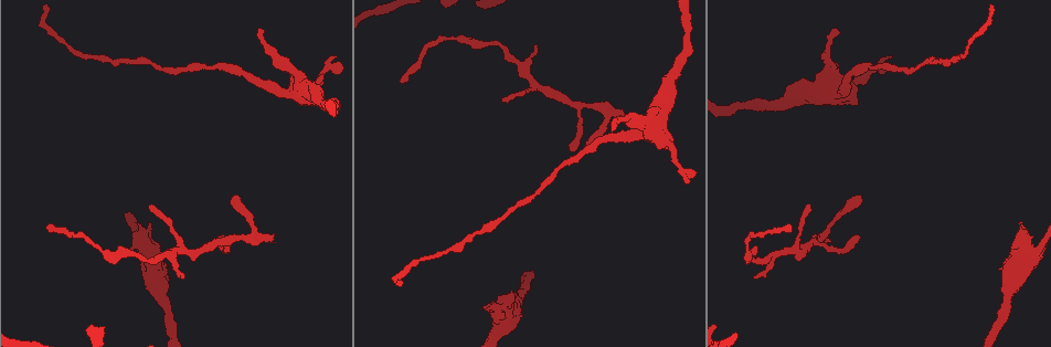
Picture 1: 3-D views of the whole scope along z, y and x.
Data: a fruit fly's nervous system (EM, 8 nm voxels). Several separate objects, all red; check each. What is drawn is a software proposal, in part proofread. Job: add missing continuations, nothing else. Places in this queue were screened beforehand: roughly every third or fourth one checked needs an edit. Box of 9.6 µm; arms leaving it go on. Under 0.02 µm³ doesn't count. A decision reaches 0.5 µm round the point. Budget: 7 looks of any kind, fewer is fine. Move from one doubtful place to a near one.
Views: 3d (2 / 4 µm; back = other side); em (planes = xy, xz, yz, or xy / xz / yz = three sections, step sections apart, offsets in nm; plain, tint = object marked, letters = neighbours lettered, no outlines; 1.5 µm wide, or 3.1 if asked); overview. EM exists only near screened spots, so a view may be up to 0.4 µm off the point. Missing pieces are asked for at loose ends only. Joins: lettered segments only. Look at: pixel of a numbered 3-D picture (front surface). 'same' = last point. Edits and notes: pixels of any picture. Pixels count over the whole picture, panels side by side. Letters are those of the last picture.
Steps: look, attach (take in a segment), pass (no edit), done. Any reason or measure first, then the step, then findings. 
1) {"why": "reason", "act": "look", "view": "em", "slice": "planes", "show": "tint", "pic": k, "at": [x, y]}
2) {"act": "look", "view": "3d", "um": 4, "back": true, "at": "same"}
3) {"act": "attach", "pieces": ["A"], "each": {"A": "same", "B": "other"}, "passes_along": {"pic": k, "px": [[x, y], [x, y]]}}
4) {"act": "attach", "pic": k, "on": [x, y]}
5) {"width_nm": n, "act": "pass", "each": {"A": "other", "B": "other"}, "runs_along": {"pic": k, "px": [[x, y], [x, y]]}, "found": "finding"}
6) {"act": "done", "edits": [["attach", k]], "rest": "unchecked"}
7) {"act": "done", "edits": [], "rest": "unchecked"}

{"why": "tapers out", "act": "look", "view": "em", "slice": "planes", "show": "letters", "pic": 1, "at": [685, 182]}

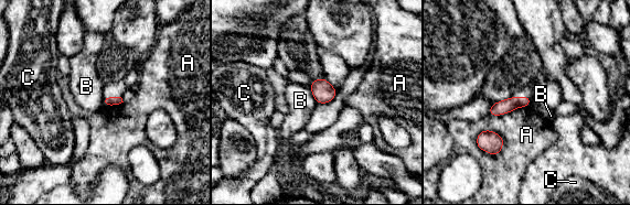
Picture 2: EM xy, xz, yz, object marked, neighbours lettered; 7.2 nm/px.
{"act": "pass", "each": {"A": "other", "B": "other", "C": "other"}, "border": {"pic": 2, "px": [[308, 86], [318, 103]]}, "found": "no lettered segment goes on from it"}

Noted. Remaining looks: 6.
{"why": "tapers out", "act": "look", "view": "em", "slice": "yz", "step": 8, "show": "tint", "pic": 1, "at": [611, 128]}

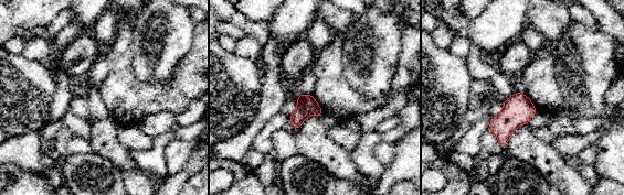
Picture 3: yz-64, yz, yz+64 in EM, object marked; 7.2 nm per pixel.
{"why": "cut it another way", "act": "look", "view": "em", "slice": "planes", "show": "letters", "at": "same"}

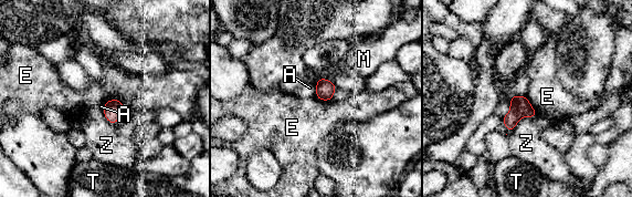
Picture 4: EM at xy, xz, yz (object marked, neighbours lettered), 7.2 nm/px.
{"longest_contact_nm": ["Z", 200], "act": "pass", "each": {"A": "other", "E": "other", "M": "other", "T": "other", "Z": "other"}, "border": {"pic": 4, "px": [[120, 100], [108, 100], [103, 105]]}, "found": "none of them fits"}

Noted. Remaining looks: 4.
{"why": "an open end", "act": "look", "view": "em", "slice": "xy", "step": 8, "show": "tint", "pic": 1, "at": [573, 151]}

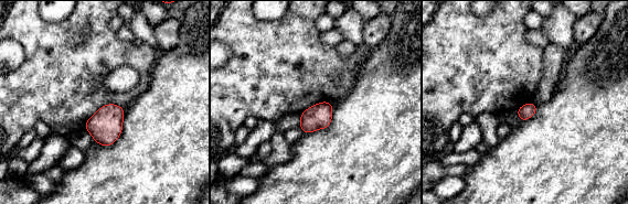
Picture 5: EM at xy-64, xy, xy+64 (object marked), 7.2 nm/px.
{"why": "another direction", "act": "look", "view": "em", "slice": "planes", "show": "letters", "at": "same"}

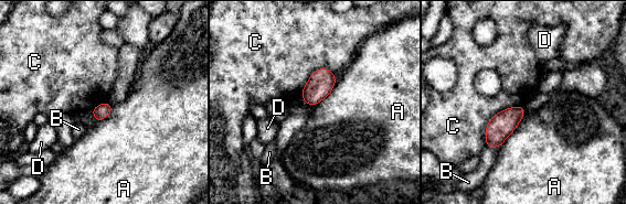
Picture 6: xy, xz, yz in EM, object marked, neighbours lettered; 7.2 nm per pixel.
{"act": "pass", "each": {"A": "other", "B": "other", "C": "other", "D": "other"}, "border": {"pic": 6, "px": [[337, 78], [332, 89], [312, 106]]}, "found": "no lettered segment goes on from it"}

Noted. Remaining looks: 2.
{"act": "done", "edits": [], "rest": "unchecked"}

